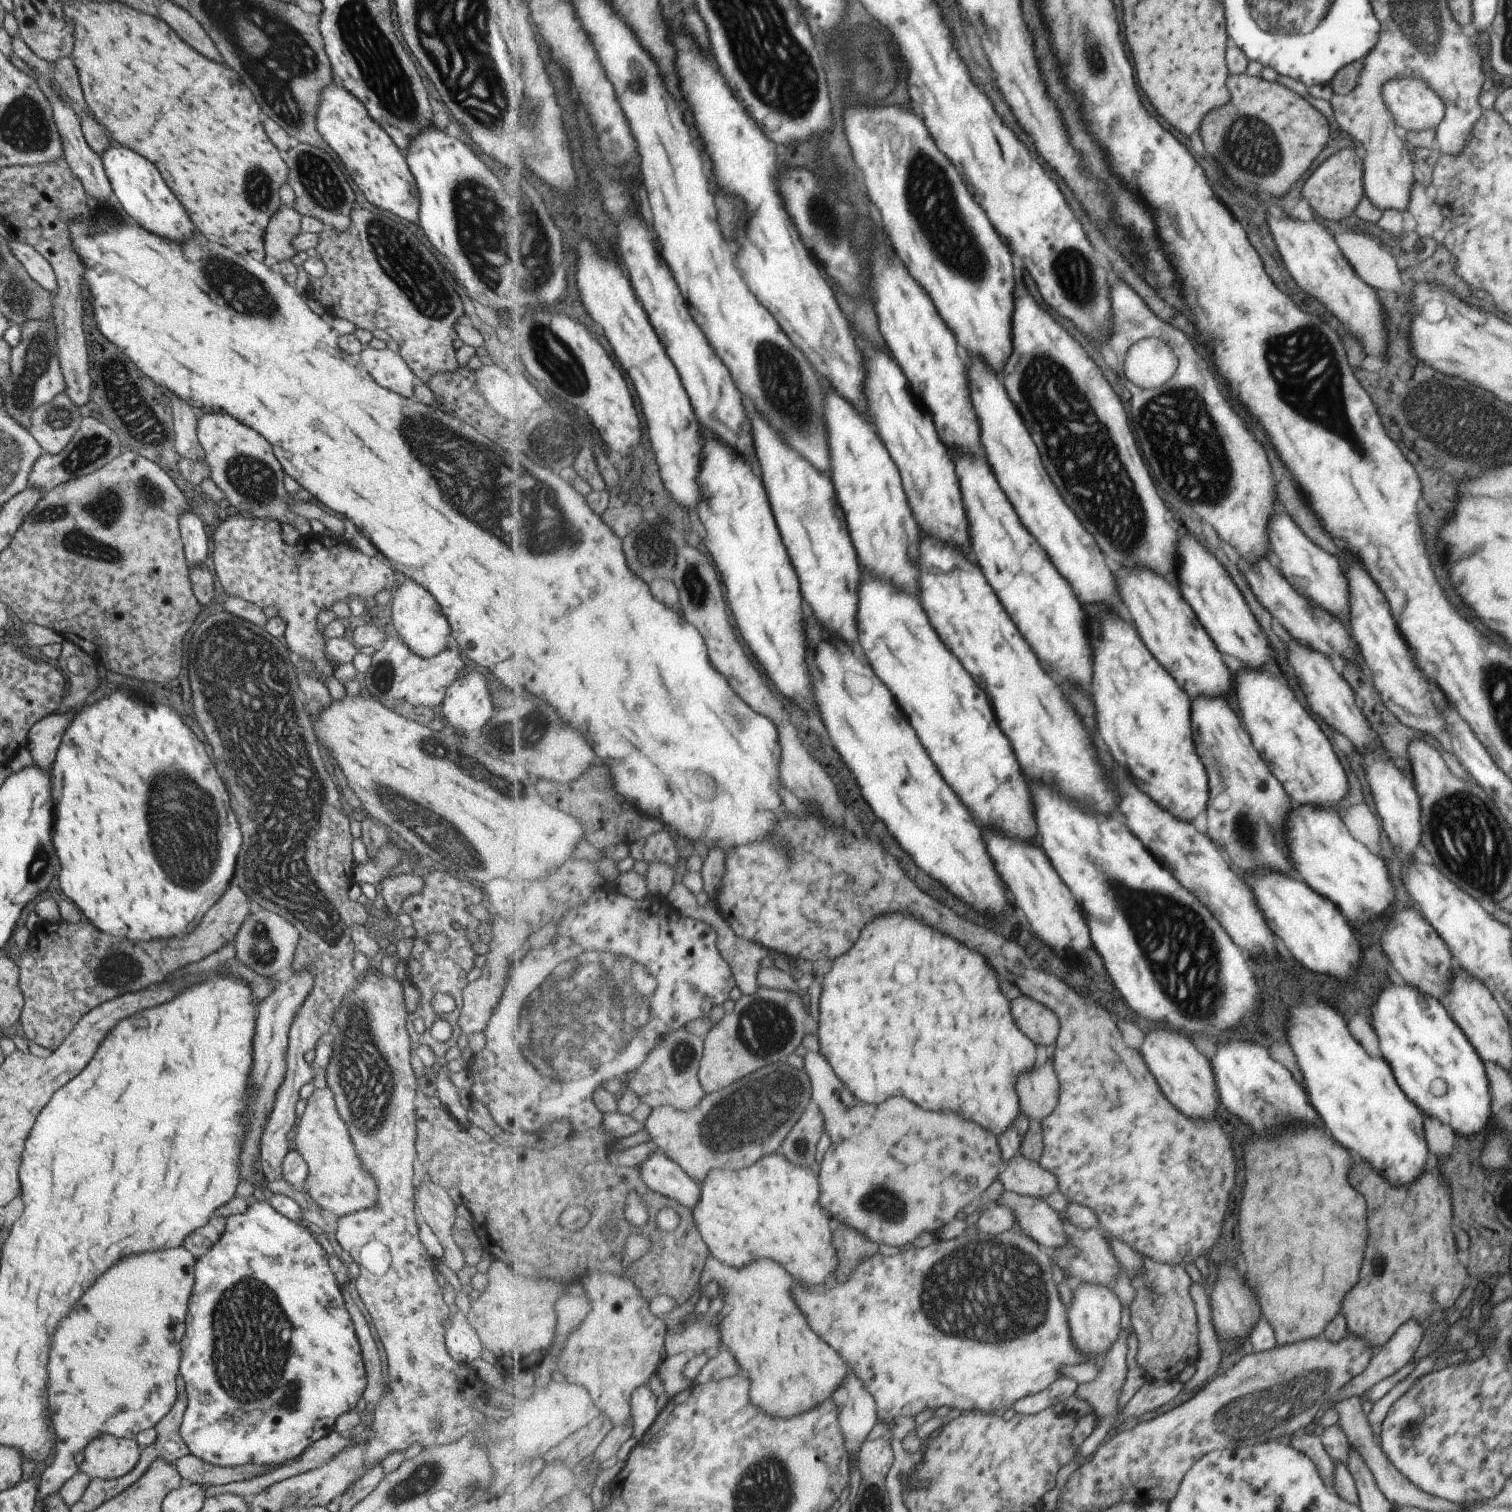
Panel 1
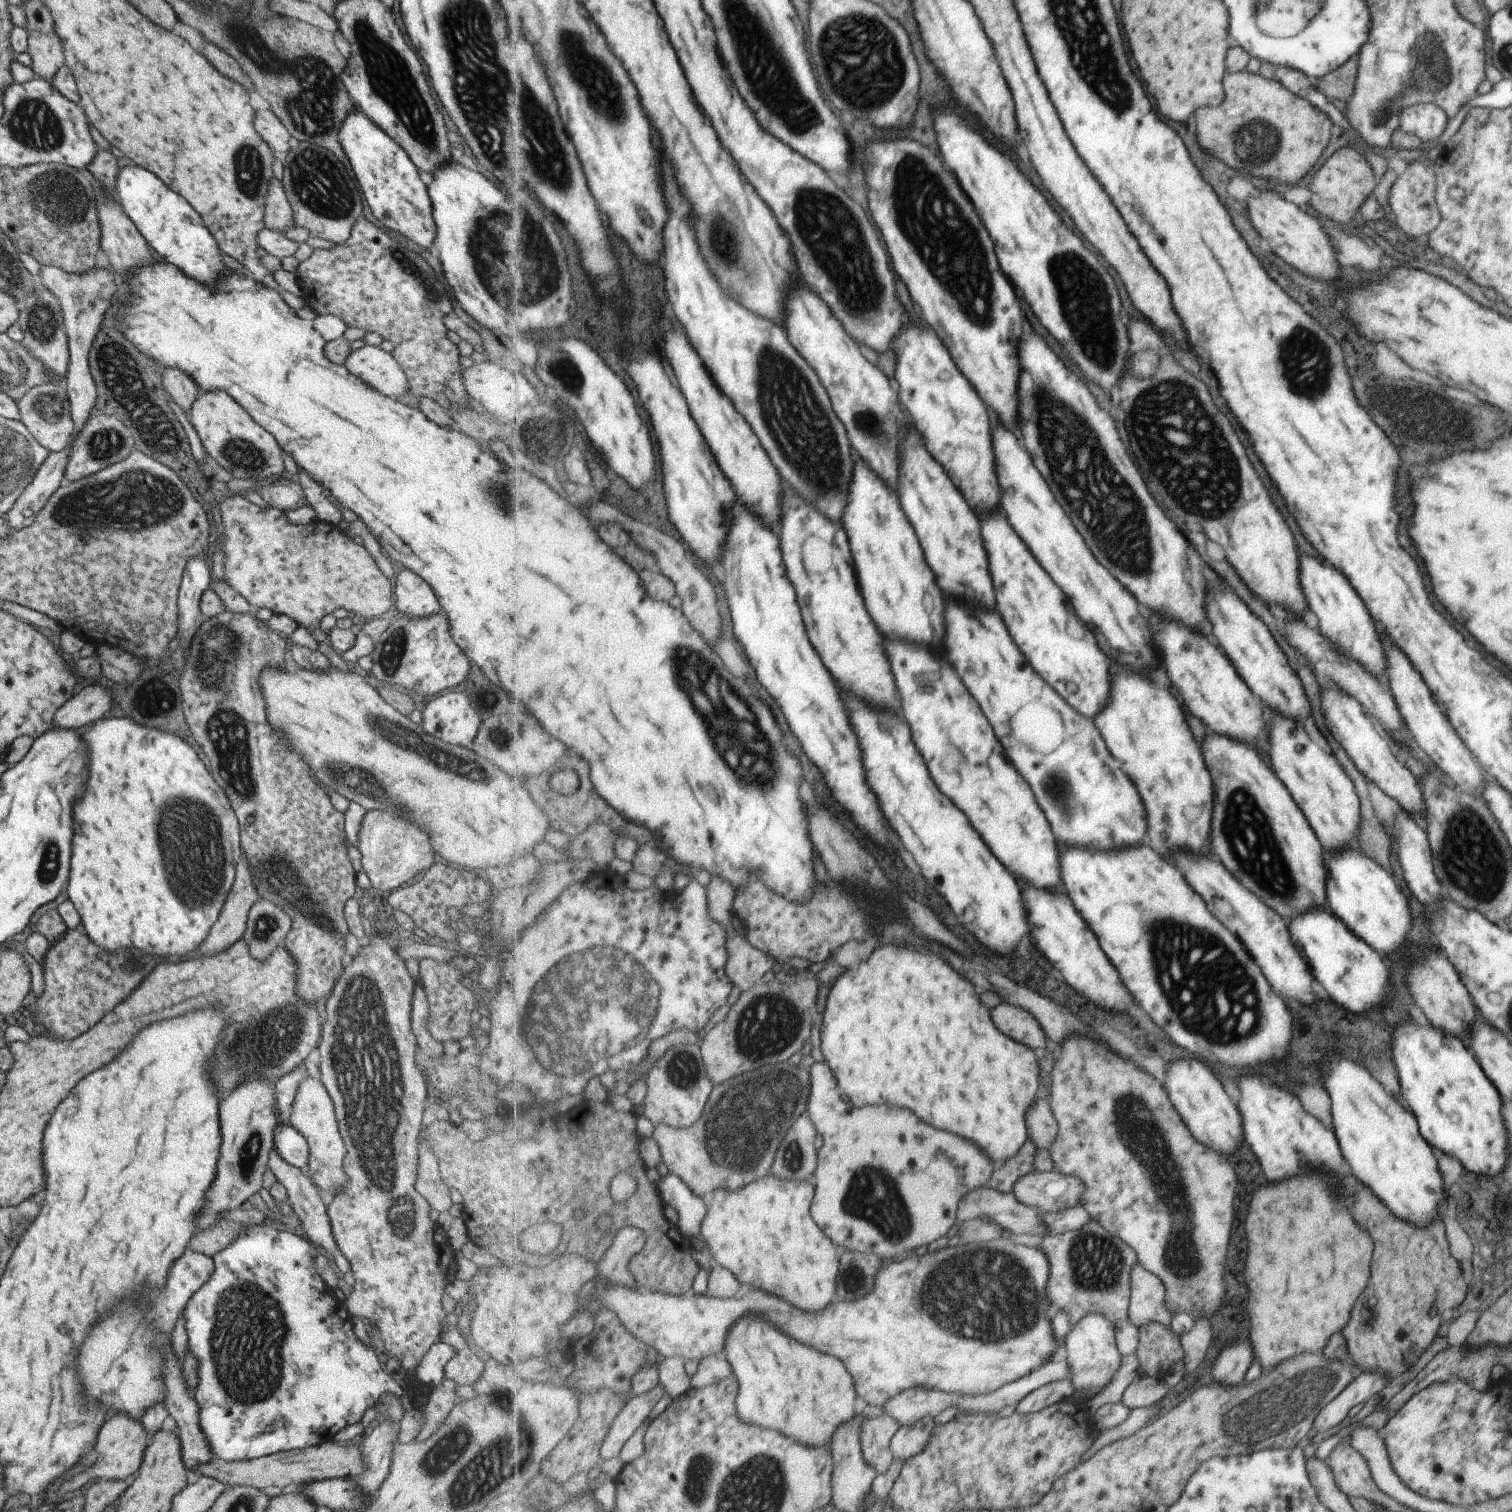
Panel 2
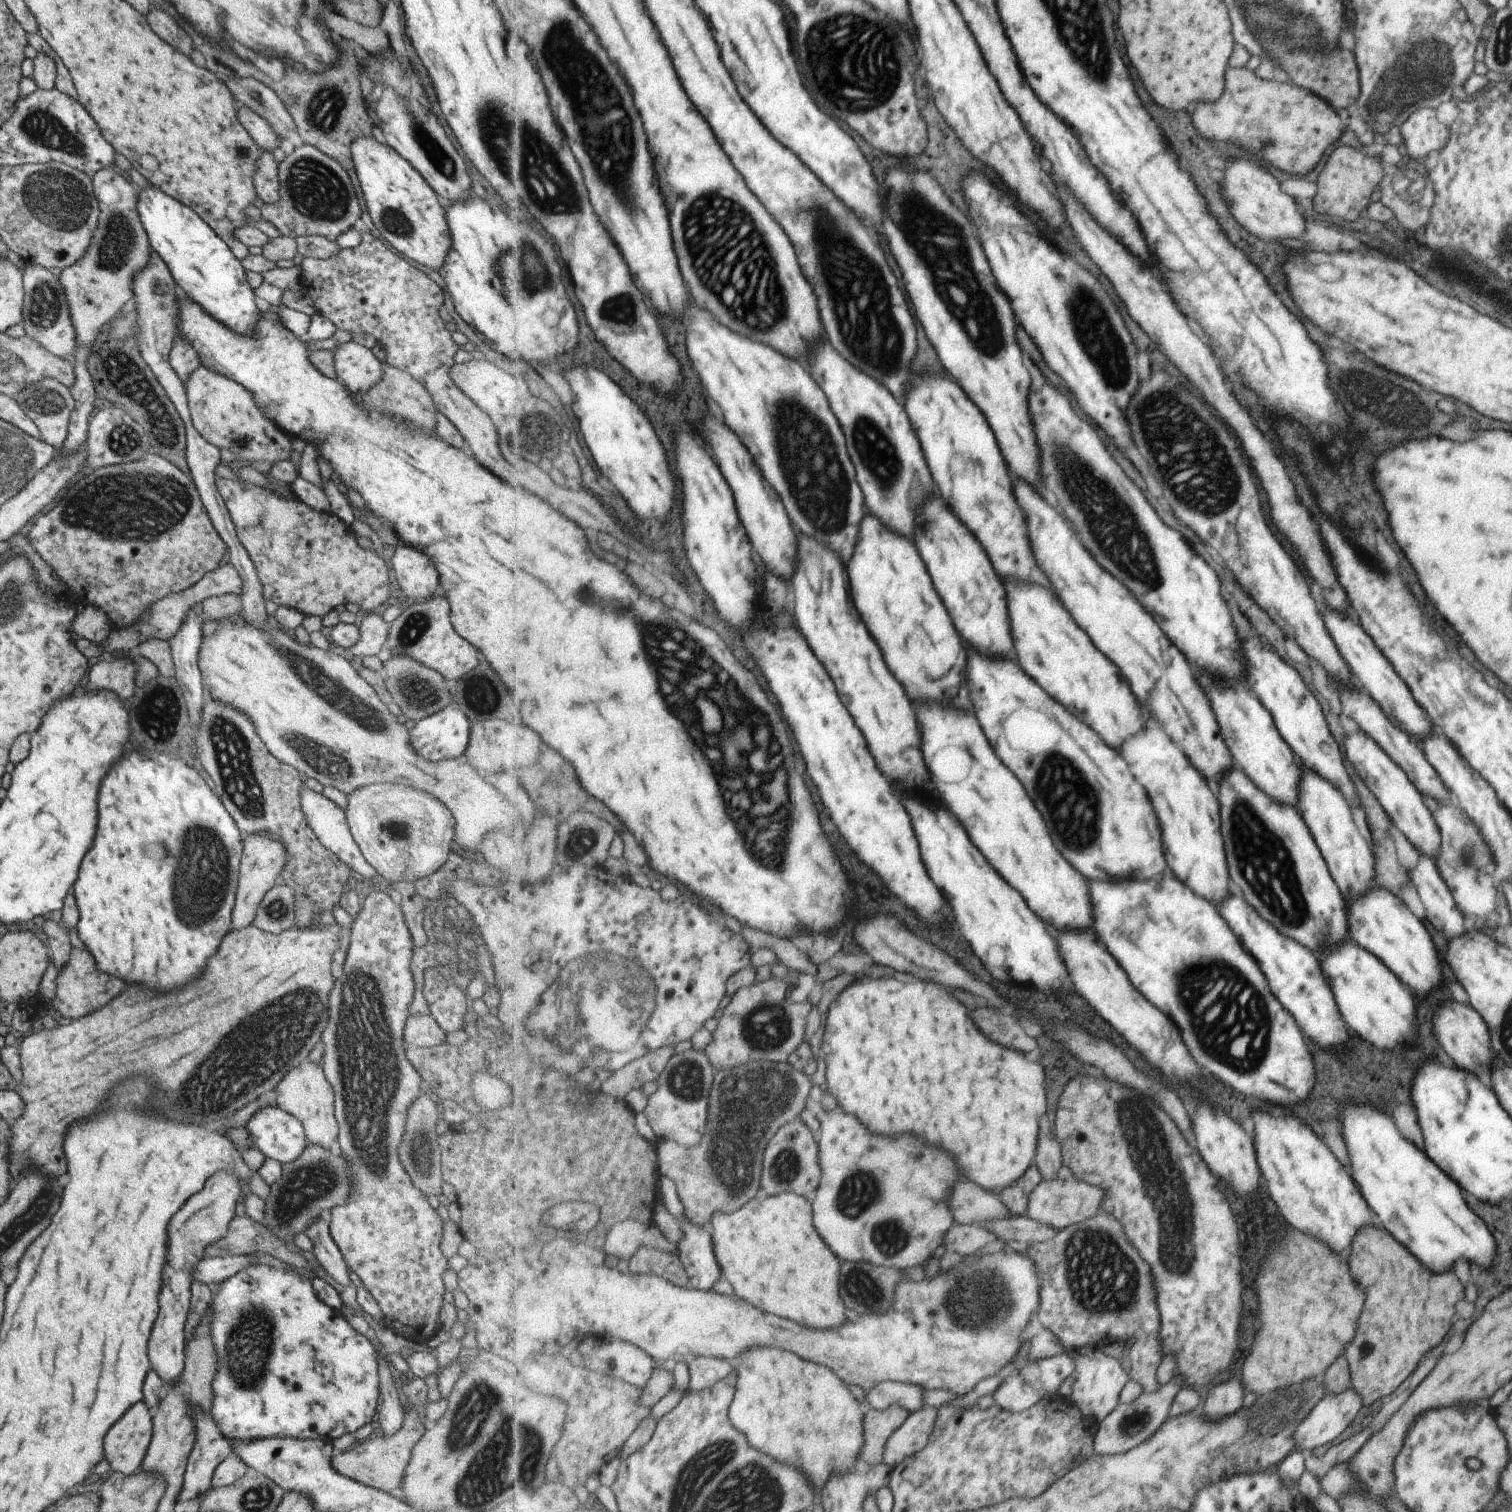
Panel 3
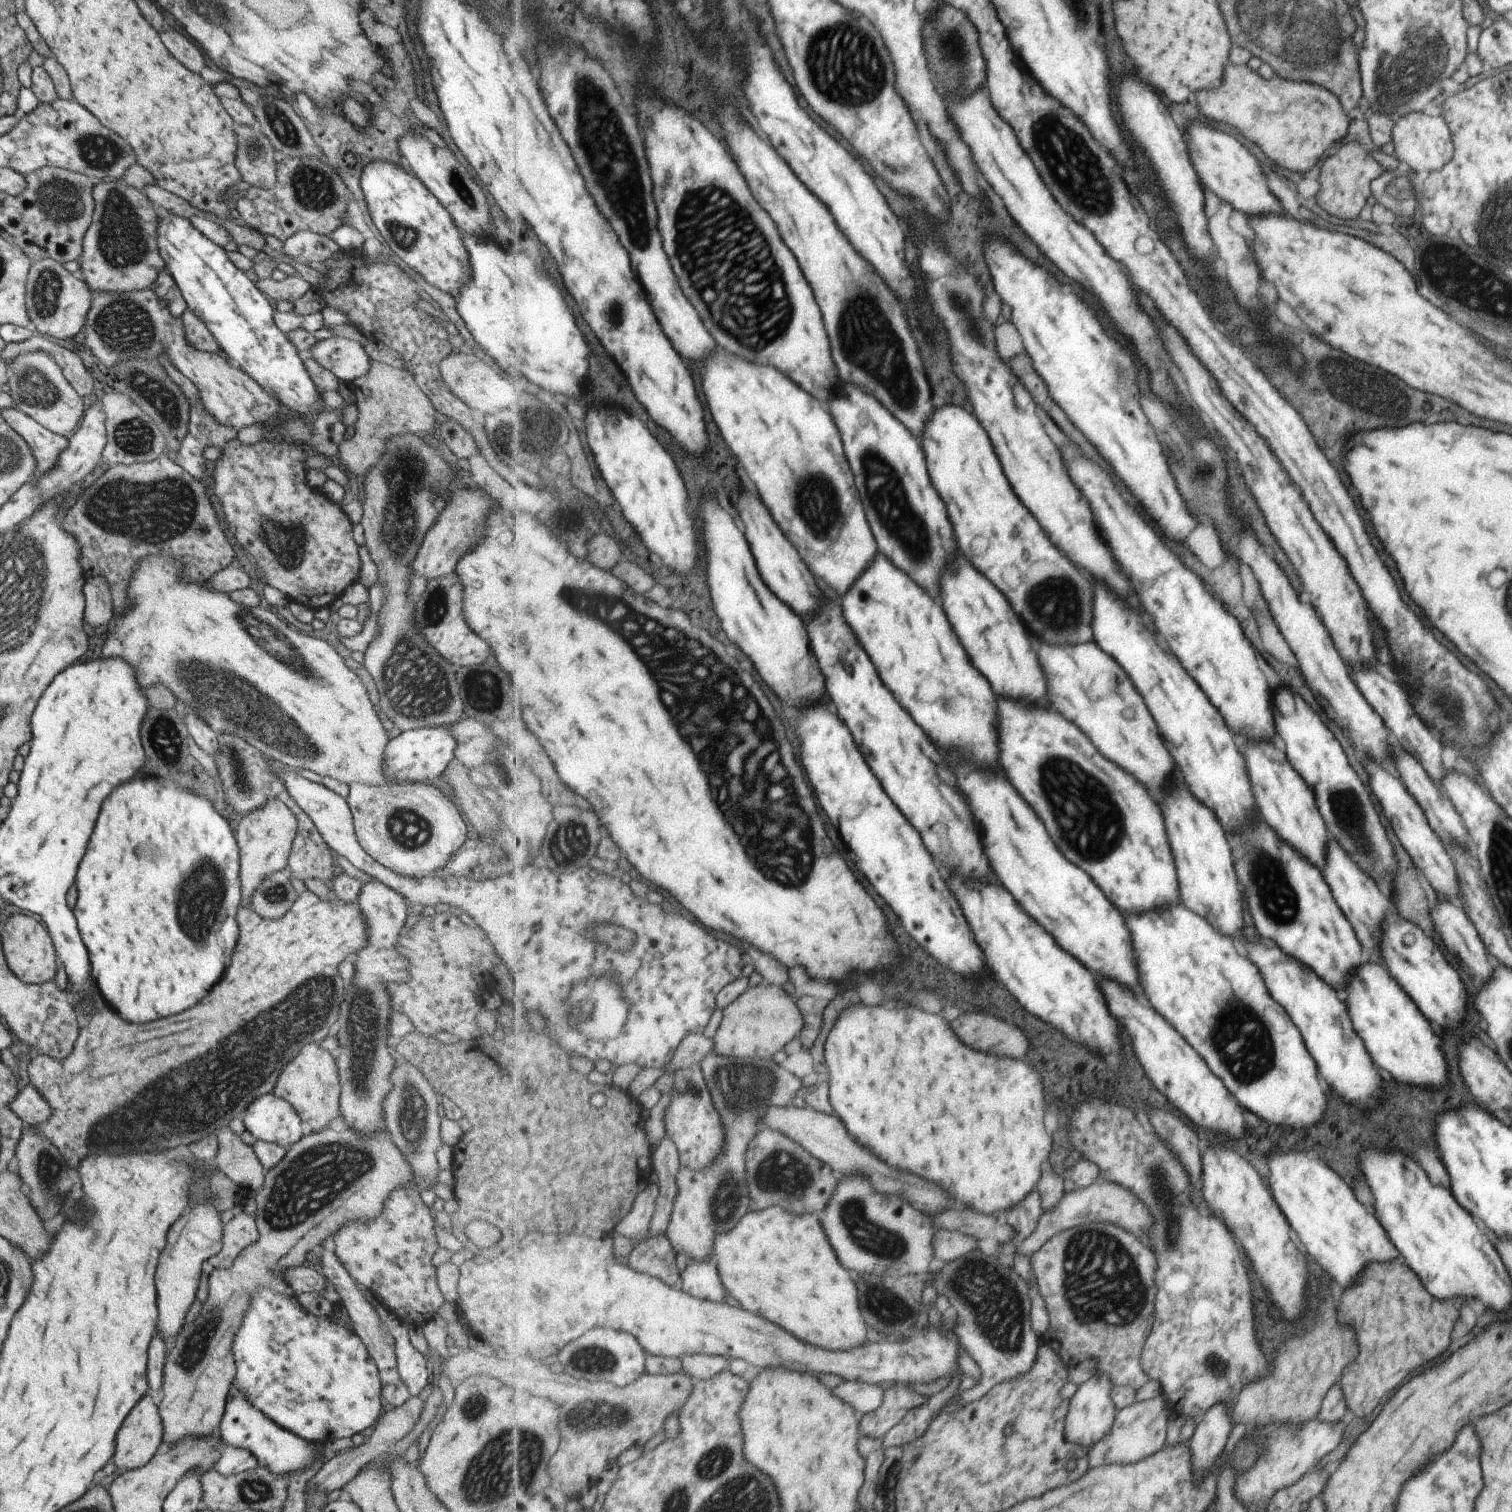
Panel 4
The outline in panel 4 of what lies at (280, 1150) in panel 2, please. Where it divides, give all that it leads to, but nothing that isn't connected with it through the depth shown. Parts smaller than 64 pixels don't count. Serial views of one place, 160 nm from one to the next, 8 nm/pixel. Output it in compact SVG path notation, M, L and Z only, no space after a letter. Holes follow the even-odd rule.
M272 1093L259 1096L247 1106L241 1114L244 1130L251 1136L277 1144L287 1150L306 1133L295 1110L281 1098L275 1098Z

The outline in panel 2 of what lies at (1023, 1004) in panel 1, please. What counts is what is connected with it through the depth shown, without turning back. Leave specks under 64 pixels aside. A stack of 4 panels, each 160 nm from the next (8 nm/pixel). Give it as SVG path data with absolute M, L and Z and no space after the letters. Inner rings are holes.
M1001 1002L993 1010L995 1014L991 1014L991 1018L995 1018L995 1024L999 1026L999 1030L1003 1030L1003 1034L1011 1034L1011 1038L1023 1042L1033 1050L1037 1048L1049 1050L1053 1046L1052 1042L1047 1040L1047 1035L1035 1015L1027 1009Z

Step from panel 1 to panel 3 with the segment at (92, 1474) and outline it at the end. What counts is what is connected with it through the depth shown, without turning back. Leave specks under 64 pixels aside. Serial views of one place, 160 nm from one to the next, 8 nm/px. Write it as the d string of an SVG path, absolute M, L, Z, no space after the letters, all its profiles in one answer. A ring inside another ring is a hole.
M143 1399L138 1400L107 1430L103 1450L111 1469L124 1475L139 1470L152 1433L151 1413Z

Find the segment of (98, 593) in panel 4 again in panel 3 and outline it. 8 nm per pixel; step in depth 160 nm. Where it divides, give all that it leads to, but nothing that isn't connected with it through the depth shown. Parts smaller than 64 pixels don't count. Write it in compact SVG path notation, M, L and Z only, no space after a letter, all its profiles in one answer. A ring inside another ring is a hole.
M75 606L75 617L71 622L70 632L74 638L85 638L93 644L103 644L103 640L109 636L110 622L104 614L95 606Z

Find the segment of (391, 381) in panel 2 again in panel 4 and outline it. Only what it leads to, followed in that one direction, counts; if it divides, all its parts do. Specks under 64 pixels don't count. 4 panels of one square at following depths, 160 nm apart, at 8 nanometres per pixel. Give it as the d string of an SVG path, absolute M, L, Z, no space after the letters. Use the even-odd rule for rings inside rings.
M345 338L319 340L311 346L307 355L348 385L365 376L371 366L363 348L357 342Z

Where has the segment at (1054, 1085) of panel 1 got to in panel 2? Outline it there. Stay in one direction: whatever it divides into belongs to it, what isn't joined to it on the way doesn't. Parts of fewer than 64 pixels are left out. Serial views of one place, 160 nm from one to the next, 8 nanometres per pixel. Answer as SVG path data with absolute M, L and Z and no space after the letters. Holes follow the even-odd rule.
M1051 1096L1038 1099L1026 1119L1028 1135L1038 1150L1051 1152L1059 1132L1058 1120L1052 1111Z

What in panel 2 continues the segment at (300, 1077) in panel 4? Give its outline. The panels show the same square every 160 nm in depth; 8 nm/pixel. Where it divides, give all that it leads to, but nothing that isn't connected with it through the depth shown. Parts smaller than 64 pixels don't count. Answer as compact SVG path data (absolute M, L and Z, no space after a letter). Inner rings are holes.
M307 1075L297 1084L289 1125L305 1138L308 1146L308 1170L316 1185L323 1190L334 1190L333 1195L338 1193L347 1180L342 1169L346 1151L337 1127L332 1101L320 1080Z

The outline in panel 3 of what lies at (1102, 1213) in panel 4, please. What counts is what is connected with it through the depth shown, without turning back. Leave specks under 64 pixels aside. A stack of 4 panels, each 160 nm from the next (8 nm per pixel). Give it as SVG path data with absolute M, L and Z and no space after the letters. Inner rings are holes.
M1077 1178L1045 1181L1031 1193L1027 1216L1037 1222L1052 1226L1058 1231L1101 1213L1102 1203L1106 1200L1106 1190L1099 1185L1092 1185Z

